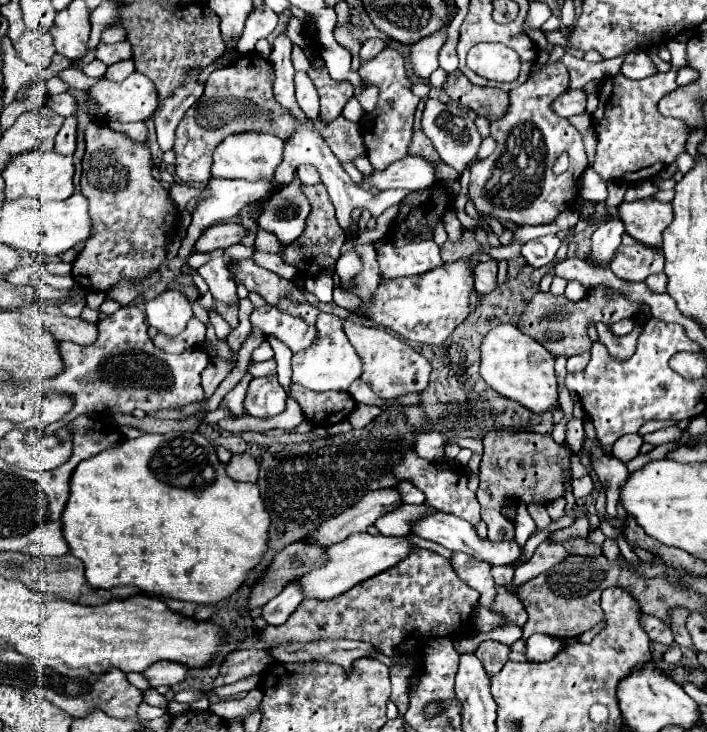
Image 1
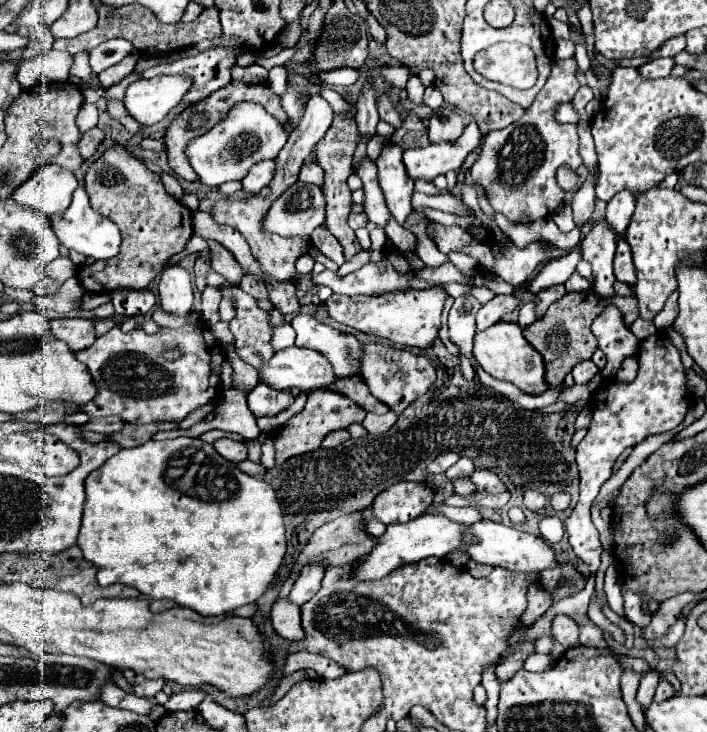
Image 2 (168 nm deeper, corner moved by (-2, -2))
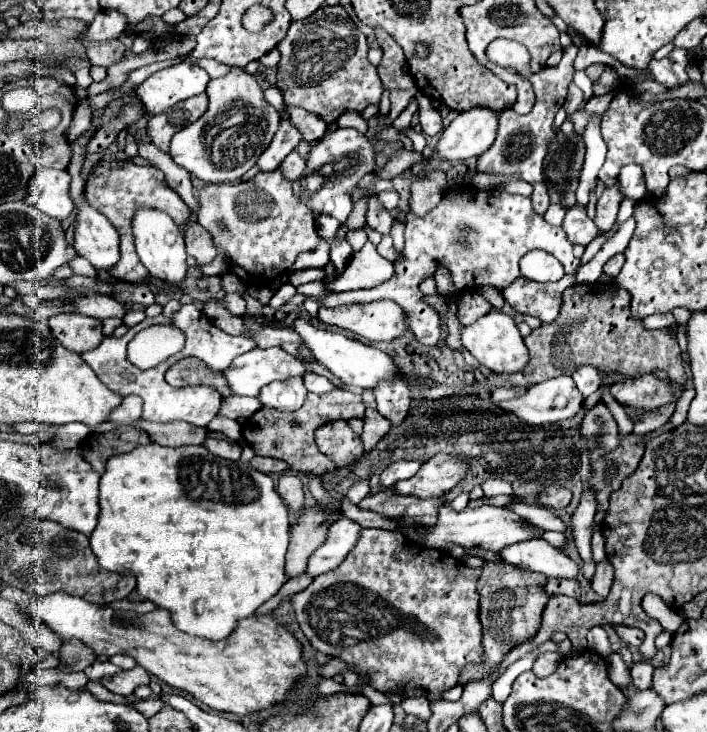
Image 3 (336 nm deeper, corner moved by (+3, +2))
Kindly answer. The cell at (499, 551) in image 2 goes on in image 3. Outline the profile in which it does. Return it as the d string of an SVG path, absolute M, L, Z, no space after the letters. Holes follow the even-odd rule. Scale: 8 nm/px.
M532 538L504 546L498 554L506 564L530 572L540 572L544 576L574 578L578 574L578 566L566 554L556 550L542 538Z

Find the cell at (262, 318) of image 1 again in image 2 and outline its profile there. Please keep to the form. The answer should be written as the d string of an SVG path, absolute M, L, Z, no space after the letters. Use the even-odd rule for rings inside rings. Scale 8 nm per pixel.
M297 314L291 324L297 332L295 346L323 354L337 372L337 378L361 376L363 346L353 334L321 324L311 314Z

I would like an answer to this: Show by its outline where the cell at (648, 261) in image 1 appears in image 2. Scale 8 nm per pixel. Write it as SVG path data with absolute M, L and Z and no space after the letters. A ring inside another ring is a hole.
M623 238L617 242L617 254L615 254L615 276L619 282L625 282L629 286L635 284L635 270L633 270L633 256L631 248Z

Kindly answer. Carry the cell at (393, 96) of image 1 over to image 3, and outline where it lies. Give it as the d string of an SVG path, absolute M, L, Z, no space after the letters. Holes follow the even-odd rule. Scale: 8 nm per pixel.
M394 220L390 236L394 238L394 248L400 252L404 248L404 222L402 220Z

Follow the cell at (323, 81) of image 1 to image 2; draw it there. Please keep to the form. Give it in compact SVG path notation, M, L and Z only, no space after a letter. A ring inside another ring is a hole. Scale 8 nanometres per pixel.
M335 116L331 128L315 146L317 162L325 170L325 186L323 186L325 200L327 200L327 222L325 222L325 226L343 246L347 260L351 260L357 252L361 252L357 236L347 224L347 216L351 212L351 190L347 186L347 178L353 174L351 158L353 158L355 146L357 146L357 124L355 124L355 118L349 118L349 116Z

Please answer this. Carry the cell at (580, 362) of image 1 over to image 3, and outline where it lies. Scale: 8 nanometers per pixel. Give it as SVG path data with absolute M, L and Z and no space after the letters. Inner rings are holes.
M580 366L574 374L572 374L580 394L584 398L588 398L590 394L594 394L600 386L600 376L598 376L598 370L594 366Z

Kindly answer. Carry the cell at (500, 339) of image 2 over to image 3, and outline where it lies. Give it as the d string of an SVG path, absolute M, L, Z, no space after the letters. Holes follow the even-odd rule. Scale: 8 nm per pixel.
M492 310L490 314L478 318L474 324L464 326L462 328L462 344L482 366L490 368L496 374L520 372L530 360L528 348L524 346L524 340L520 336L514 320L500 310Z

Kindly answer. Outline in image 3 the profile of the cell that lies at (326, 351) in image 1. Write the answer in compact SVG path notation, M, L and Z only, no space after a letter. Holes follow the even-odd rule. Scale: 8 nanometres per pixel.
M274 346L266 350L250 350L234 358L224 376L238 396L258 396L258 390L274 380L288 380L306 374L306 362Z

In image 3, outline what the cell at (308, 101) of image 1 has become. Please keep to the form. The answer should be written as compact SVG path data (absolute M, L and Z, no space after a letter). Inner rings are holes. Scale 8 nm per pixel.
M280 168L256 174L252 180L240 184L208 184L198 192L198 202L198 224L202 224L212 234L214 244L230 256L234 264L232 272L252 286L264 286L280 278L290 270L300 252L310 252L320 242L314 214L294 198L292 182L284 178Z

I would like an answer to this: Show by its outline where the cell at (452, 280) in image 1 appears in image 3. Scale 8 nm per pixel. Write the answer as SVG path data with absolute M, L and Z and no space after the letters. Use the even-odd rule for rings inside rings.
M390 300L370 304L342 304L336 308L320 306L318 318L324 324L346 328L370 342L390 342L408 332L404 310Z

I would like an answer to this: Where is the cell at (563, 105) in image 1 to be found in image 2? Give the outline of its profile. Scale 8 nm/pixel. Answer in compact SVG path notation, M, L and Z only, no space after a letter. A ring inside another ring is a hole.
M569 102L569 104L561 104L561 106L557 108L557 112L555 112L555 118L557 118L559 122L577 122L577 114L575 114L573 104L571 104L571 102Z

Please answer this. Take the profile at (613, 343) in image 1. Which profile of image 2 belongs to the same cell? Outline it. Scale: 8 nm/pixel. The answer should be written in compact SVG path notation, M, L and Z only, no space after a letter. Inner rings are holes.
M633 355L627 357L622 365L621 368L617 371L615 378L621 382L631 382L637 376L638 371L638 360L637 356Z

